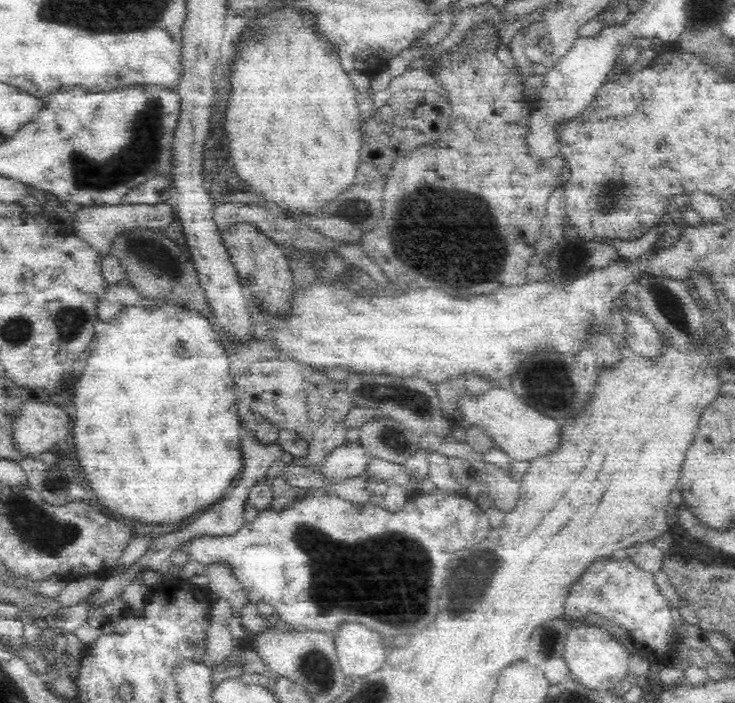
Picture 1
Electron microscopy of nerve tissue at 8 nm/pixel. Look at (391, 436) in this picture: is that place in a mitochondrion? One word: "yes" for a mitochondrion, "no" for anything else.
yes

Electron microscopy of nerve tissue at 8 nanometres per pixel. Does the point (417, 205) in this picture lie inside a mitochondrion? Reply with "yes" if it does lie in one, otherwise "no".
yes

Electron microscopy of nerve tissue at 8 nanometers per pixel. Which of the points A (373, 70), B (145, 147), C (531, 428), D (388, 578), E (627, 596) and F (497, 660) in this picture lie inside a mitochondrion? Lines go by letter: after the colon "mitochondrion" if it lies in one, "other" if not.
A: other
B: mitochondrion
C: other
D: mitochondrion
E: other
F: other

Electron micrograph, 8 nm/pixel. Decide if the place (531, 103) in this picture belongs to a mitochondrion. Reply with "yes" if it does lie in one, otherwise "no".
no

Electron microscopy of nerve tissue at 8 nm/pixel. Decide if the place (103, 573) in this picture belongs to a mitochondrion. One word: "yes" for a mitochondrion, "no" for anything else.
no

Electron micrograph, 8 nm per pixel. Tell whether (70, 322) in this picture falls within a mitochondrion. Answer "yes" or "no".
yes

